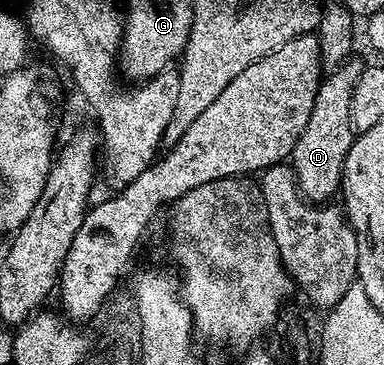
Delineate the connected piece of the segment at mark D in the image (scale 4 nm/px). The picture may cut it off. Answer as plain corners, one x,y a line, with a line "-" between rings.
350,58
339,68
323,75
318,85
316,102
312,102
312,114
308,114
308,126
304,126
304,134
291,150
288,163
294,170
294,181
304,199
319,206
339,195
342,186
342,171
348,158
348,150
354,145
356,135
352,126
352,90
360,78
363,61

